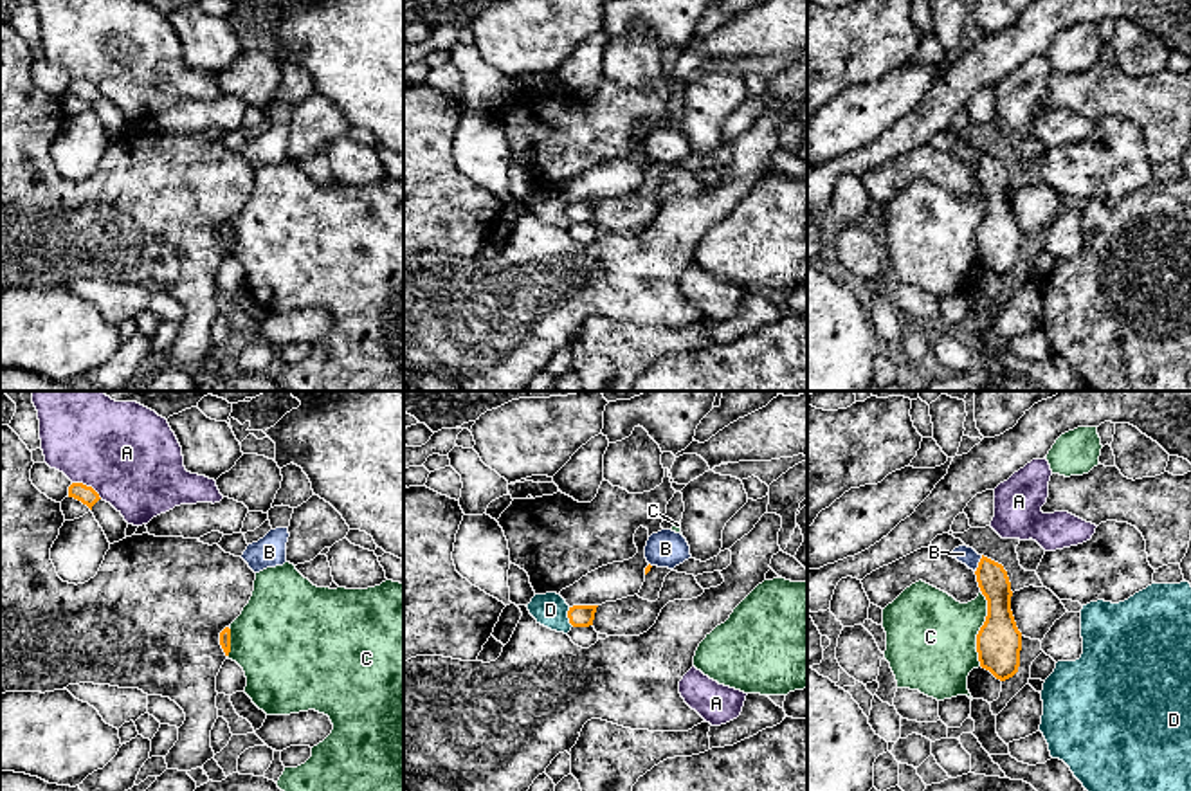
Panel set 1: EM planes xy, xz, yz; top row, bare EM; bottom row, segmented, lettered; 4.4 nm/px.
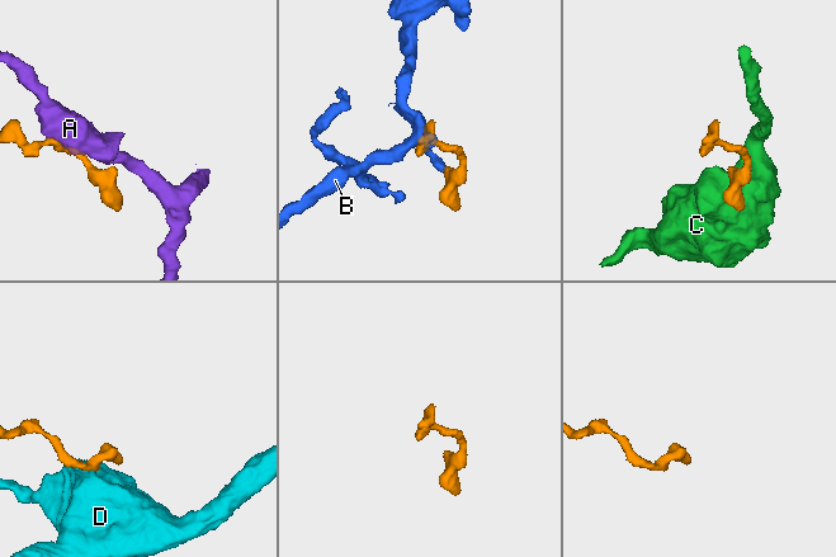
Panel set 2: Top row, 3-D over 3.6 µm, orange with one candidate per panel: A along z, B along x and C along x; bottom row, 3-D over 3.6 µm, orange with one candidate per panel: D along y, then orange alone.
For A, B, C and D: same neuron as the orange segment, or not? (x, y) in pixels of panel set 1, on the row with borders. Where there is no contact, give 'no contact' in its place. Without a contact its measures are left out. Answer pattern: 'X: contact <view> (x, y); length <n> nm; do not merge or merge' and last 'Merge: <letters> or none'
A: contact xy (85, 485); length 150 nm; do not merge
B: contact yz (979, 564); length 90 nm; do not merge
C: contact yz (981, 627); length 340 nm; do not merge
D: contact xz (568, 617); length 90 nm; do not merge
Merge: none

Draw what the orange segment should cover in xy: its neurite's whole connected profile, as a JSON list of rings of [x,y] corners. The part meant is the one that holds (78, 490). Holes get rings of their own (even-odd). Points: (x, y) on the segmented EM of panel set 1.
[[[72,483],[68,486],[68,497],[81,501],[90,510],[101,499],[99,494],[92,486],[86,486],[83,483]]]

